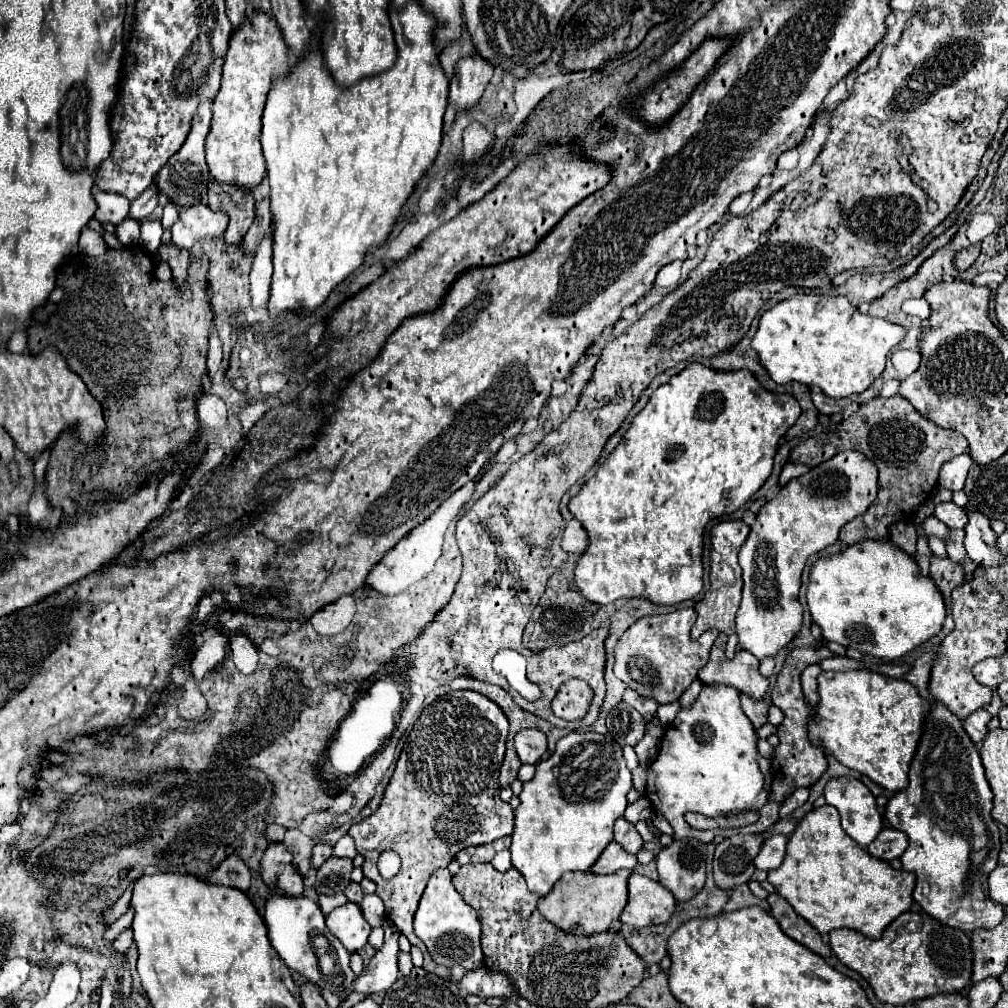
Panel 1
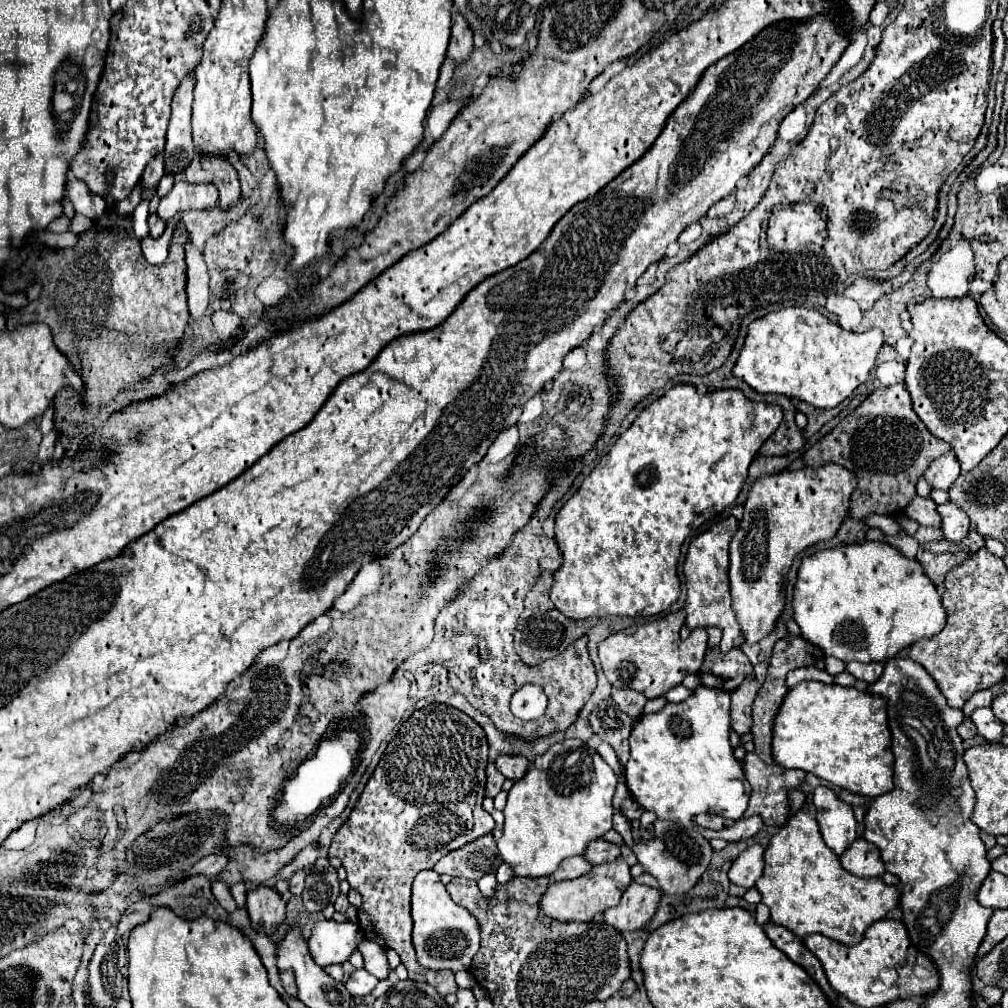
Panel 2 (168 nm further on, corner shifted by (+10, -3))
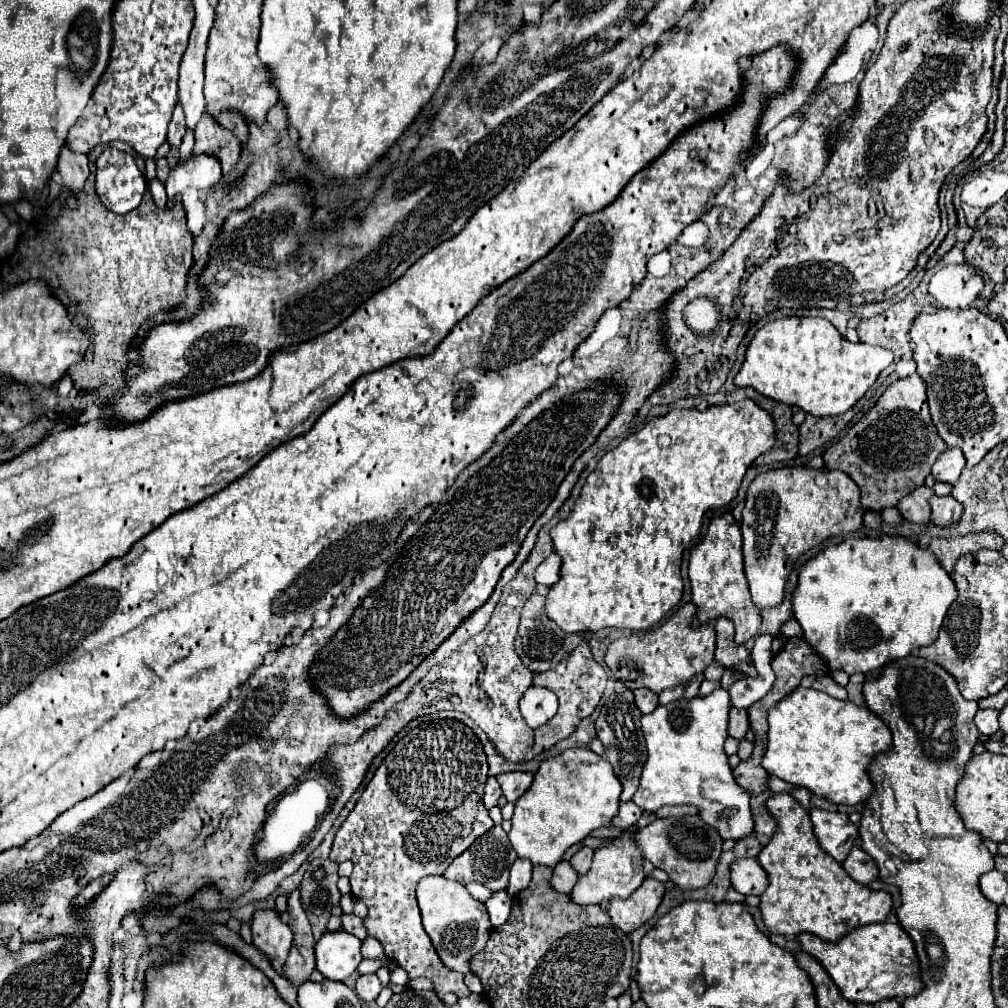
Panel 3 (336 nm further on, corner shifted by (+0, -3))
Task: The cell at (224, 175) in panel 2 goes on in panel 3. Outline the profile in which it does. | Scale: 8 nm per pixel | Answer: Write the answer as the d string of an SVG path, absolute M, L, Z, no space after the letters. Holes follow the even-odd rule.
M203 116L195 128L193 154L211 154L211 156L219 158L221 168L223 168L223 176L229 176L239 160L241 144L227 128L219 126L213 118Z

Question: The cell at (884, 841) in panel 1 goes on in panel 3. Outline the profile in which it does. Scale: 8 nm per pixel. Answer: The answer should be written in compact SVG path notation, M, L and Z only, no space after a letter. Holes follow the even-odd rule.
M855 846L851 850L847 860L843 862L843 868L859 884L869 884L873 880L881 880L875 862L871 862L871 856L867 852L863 852L859 846Z

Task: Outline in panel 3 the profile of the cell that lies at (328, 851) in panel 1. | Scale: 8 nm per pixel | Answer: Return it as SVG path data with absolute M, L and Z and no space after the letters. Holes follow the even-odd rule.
M299 888L289 894L289 926L295 934L295 938L293 938L289 958L283 966L283 976L289 978L293 986L299 986L315 970L315 952L313 952L315 940L311 934L311 924L301 906Z

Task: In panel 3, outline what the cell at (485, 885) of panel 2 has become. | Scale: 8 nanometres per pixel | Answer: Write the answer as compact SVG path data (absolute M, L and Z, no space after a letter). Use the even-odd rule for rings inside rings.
M495 890L495 892L491 892L485 906L487 906L487 912L491 916L491 924L501 926L509 918L511 896L507 894L507 890Z

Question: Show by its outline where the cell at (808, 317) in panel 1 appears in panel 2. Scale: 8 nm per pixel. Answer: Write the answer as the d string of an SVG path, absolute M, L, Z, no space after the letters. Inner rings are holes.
M785 308L771 312L763 318L753 320L747 326L745 344L733 366L733 376L747 382L753 390L761 394L783 394L787 398L803 400L815 408L835 408L843 402L859 384L869 376L869 370L875 366L879 348L883 346L881 330L867 330L863 334L847 332L839 324L829 322L823 314L809 308Z

